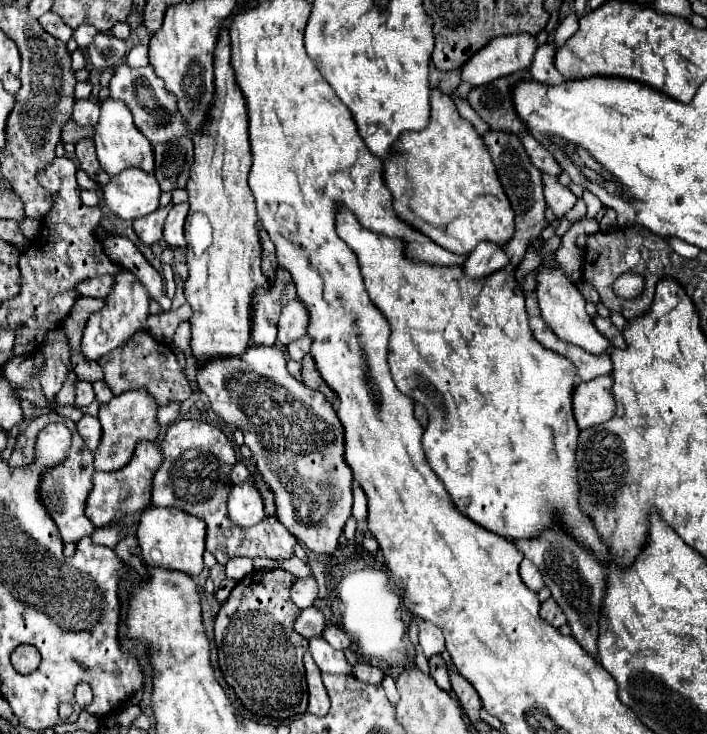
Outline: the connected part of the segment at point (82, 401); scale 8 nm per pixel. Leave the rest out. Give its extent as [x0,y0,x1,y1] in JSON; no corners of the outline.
[74,379,94,407]

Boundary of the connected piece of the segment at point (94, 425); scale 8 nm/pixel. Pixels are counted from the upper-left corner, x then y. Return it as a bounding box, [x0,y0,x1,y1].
[76,415,102,453]

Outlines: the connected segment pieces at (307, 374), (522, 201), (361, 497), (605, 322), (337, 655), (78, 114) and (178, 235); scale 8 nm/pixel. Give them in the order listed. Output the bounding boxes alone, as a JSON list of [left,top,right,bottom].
[[302,357,336,401],[484,131,548,269],[352,483,366,519],[594,317,626,349],[310,637,352,675],[72,99,100,127],[164,203,188,247]]

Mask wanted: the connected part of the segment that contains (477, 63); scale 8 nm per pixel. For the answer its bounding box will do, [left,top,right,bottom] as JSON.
[462,33,538,87]

